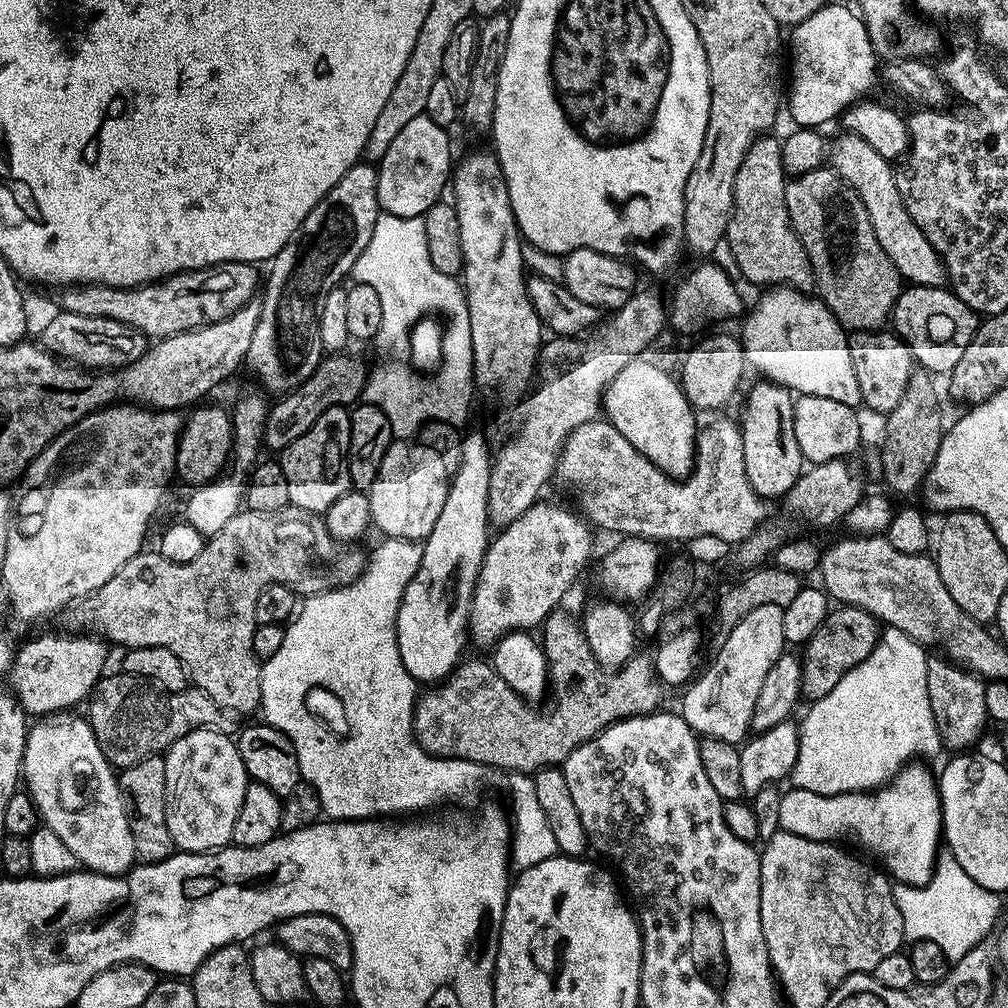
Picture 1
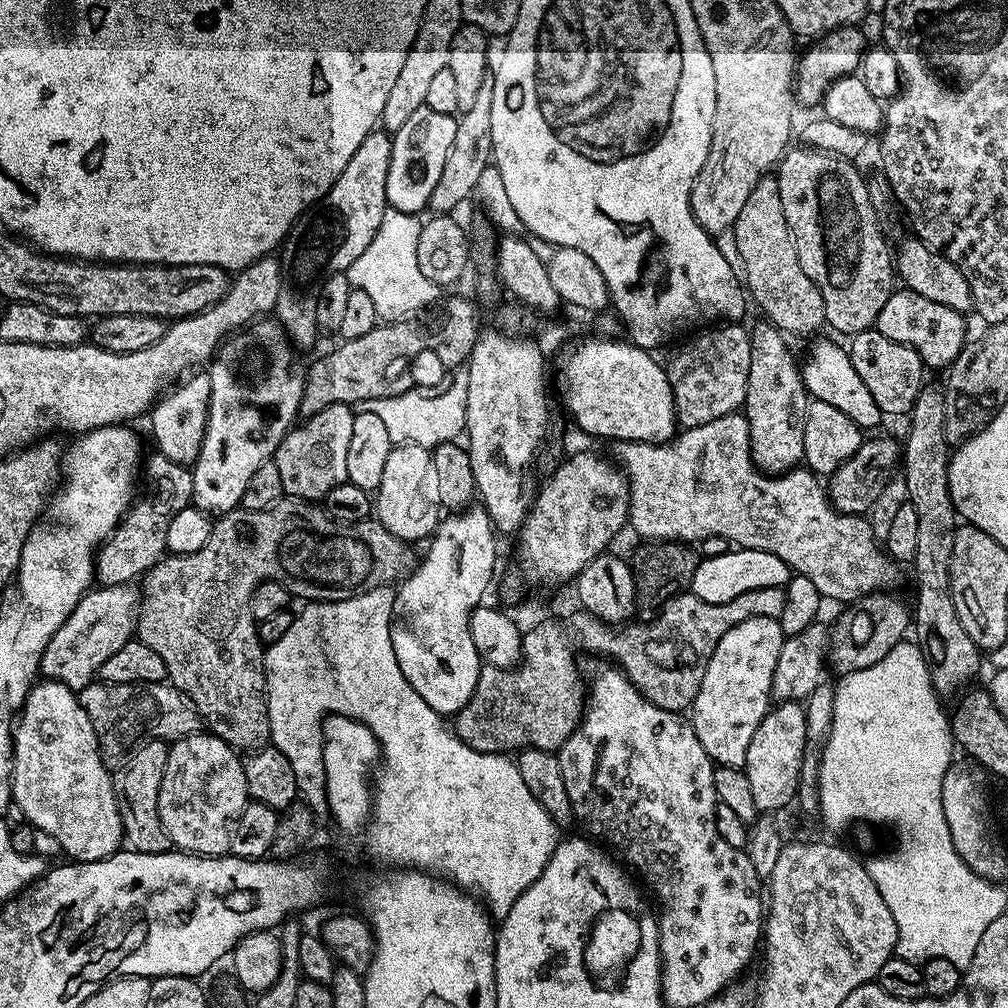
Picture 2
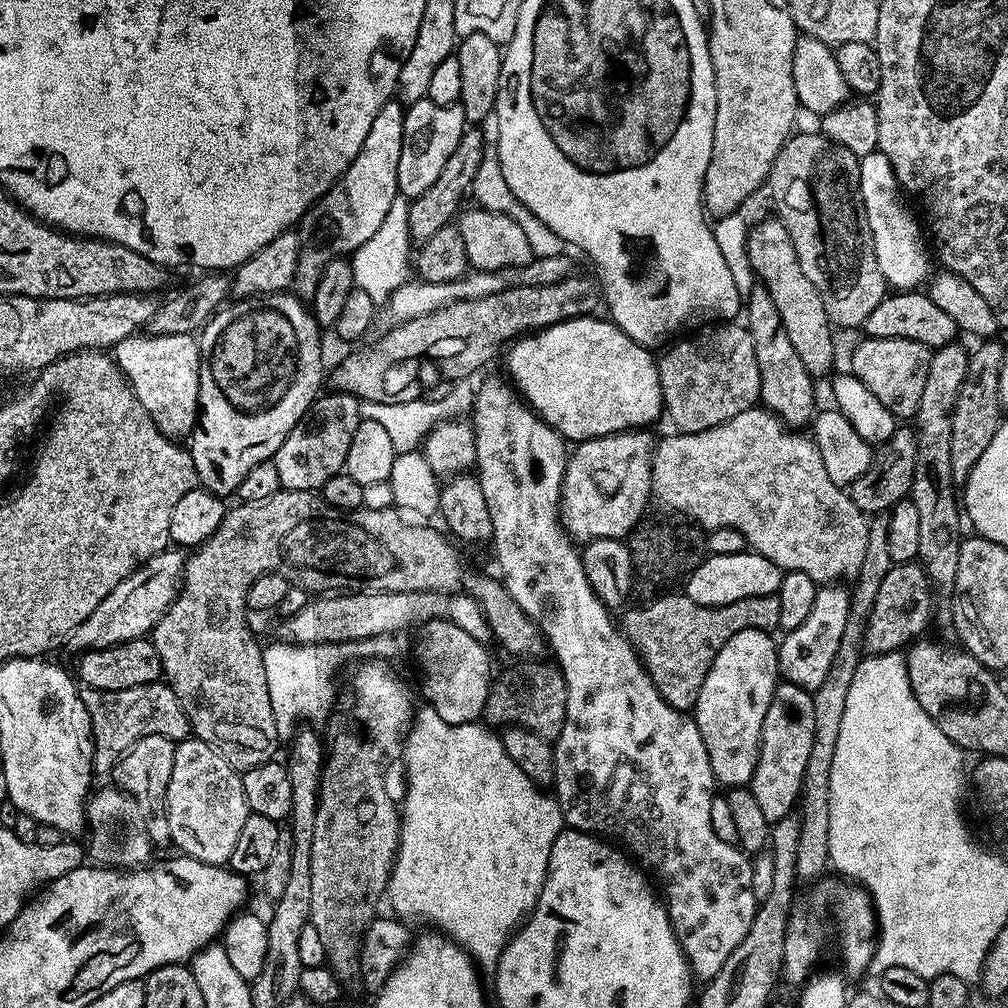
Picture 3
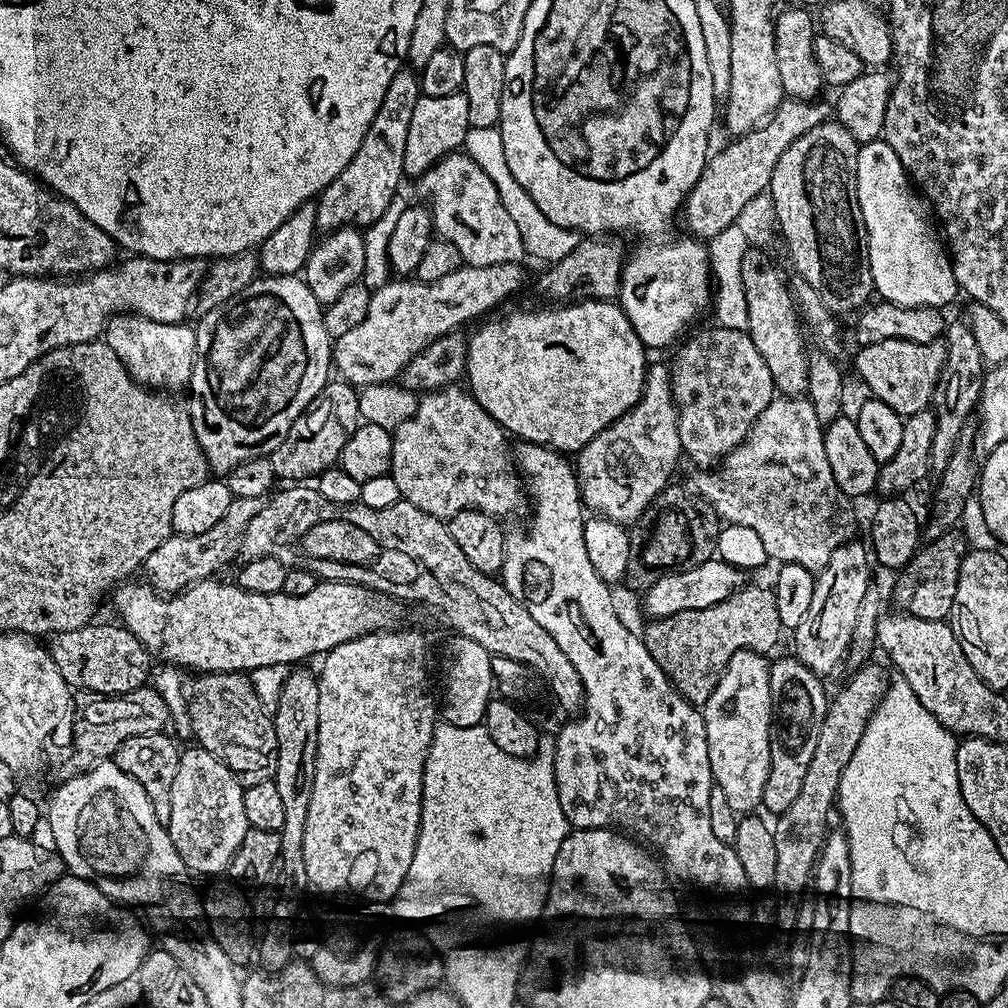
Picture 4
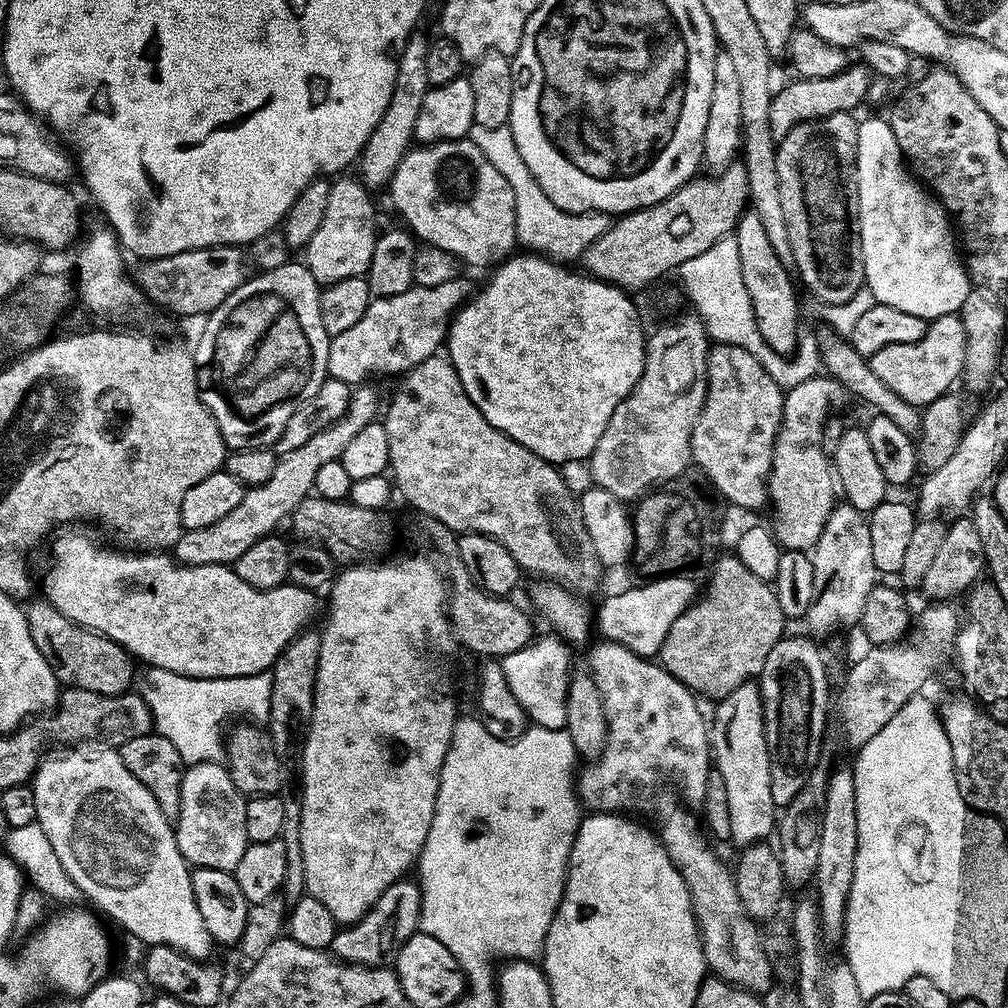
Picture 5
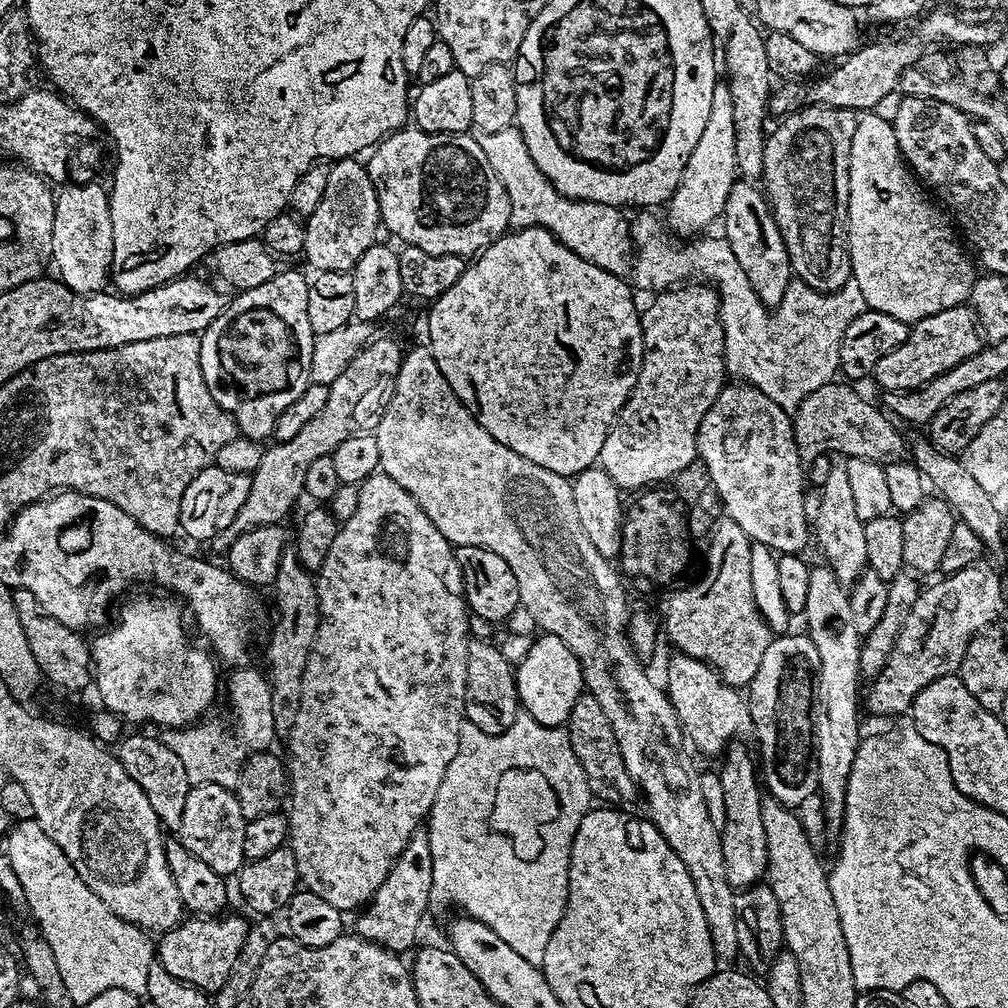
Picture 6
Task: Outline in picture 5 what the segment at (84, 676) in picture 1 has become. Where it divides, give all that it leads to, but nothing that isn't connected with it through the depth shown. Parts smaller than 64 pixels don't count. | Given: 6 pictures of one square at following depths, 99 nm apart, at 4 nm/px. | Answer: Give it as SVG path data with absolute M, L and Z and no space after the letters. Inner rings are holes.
M356 386L352 388L352 396L348 399L348 409L338 422L334 422L326 430L314 434L310 442L298 446L298 450L285 452L277 459L274 466L274 474L262 482L262 486L254 486L245 491L242 502L226 514L226 518L218 518L214 526L202 526L190 528L184 531L178 538L174 549L174 555L182 564L226 564L235 565L236 559L250 550L254 542L258 542L264 536L271 536L277 531L280 523L287 521L295 512L298 505L309 499L314 489L314 478L318 475L318 466L326 462L339 460L342 450L354 439L354 434L362 430L362 426L373 423L377 419L376 407L380 400L376 392L369 386Z

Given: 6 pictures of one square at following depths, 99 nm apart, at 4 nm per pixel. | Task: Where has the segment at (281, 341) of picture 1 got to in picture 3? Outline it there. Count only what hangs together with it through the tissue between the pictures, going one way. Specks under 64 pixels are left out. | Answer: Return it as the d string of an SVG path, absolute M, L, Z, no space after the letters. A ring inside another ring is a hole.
M393 98L374 114L374 122L370 126L370 131L366 134L366 142L362 142L362 150L354 154L354 162L346 166L346 170L326 190L326 194L320 197L300 219L298 225L298 270L294 270L294 282L292 288L295 295L301 300L311 301L313 294L316 293L318 278L322 278L322 270L332 260L347 257L355 252L358 246L370 242L370 238L382 226L382 221L390 211L390 202L398 198L398 161L402 155L402 134L404 133L404 114L406 108L399 99Z

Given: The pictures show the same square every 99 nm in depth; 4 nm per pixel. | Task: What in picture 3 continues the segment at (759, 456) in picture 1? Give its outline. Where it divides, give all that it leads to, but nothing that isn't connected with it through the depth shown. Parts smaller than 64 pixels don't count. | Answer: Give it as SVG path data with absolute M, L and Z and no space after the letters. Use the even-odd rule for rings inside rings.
M753 283L750 294L746 297L746 327L753 336L754 353L761 372L761 392L759 403L769 412L780 417L783 424L793 430L804 430L811 425L817 411L816 388L814 377L802 366L798 353L786 335L786 326L774 306L774 298L764 289L764 285Z

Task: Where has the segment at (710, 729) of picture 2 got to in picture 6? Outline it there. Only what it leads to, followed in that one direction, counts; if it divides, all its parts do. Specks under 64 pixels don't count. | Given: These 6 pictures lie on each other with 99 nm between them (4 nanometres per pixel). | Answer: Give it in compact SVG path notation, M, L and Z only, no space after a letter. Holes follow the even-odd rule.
M736 742L727 749L723 757L724 765L718 768L722 782L722 794L726 798L726 822L720 833L722 842L722 858L726 860L726 882L733 890L743 890L761 883L768 870L768 851L766 850L766 826L762 826L762 780L758 775L758 764L748 753L748 748L741 742Z

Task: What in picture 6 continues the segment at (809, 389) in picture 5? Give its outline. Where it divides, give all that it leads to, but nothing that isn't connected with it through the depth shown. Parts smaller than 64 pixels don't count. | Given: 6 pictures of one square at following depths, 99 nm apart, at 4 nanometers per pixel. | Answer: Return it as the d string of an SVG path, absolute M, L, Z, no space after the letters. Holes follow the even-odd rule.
M833 382L814 390L814 394L810 394L794 409L795 438L800 455L809 458L809 456L818 455L820 451L826 452L830 448L838 450L844 446L848 454L859 454L864 460L894 462L901 459L906 452L906 440L903 433L898 432L882 408L880 410L866 400L853 389L855 388L853 385L846 382L840 383Z

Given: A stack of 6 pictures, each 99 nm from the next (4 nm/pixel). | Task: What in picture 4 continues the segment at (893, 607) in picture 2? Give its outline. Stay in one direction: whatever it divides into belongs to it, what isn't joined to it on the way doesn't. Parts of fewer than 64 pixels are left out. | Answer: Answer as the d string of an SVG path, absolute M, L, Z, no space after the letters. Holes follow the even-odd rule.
M953 530L925 543L920 551L914 554L911 562L899 569L896 589L892 596L899 611L927 620L943 620L951 613L956 602L958 574L966 551L964 540L958 533L959 531Z

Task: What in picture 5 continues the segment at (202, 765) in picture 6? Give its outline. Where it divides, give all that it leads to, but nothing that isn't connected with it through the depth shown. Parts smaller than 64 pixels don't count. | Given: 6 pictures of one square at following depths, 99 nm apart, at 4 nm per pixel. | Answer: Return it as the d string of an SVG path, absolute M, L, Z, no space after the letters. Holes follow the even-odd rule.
M150 666L144 671L142 682L138 684L138 695L147 704L151 712L153 729L159 736L169 739L173 743L179 757L186 766L204 763L217 763L224 756L224 729L222 725L232 718L246 718L251 711L260 710L260 692L252 692L252 680L260 680L260 672L256 675L238 675L234 678L222 679L192 679L189 676L174 674L173 671L161 667Z

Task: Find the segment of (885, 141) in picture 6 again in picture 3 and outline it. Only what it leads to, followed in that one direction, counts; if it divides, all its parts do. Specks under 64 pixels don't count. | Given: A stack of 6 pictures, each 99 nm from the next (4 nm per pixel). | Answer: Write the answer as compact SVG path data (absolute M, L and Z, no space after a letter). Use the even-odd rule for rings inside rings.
M877 150L859 157L859 161L860 193L866 210L866 222L870 222L874 238L874 254L878 258L878 270L882 270L885 285L896 290L919 289L930 276L928 252L924 249L926 236L922 231L921 221L915 211L912 213L904 205L905 197L890 166L890 158L886 158L886 154Z

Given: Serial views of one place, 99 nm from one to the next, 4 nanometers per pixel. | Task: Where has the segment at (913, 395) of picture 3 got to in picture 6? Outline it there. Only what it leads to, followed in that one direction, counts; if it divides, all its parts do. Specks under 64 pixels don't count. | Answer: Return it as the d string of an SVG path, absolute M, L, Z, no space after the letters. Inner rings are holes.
M971 307L947 308L911 325L906 342L902 342L898 350L890 350L886 358L878 358L878 366L874 366L871 379L876 380L877 386L884 388L885 393L909 392L938 378L938 374L946 374L946 370L958 366L962 358L970 358L970 354L977 352L980 347L982 333Z

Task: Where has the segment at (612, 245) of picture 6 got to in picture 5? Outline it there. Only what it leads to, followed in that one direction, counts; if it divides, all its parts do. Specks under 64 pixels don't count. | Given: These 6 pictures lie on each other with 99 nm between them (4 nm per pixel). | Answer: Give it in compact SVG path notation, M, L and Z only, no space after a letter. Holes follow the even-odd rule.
M472 124L467 139L474 142L482 154L486 155L490 164L494 166L502 178L510 183L514 193L515 234L517 243L531 253L547 256L548 259L568 264L583 257L586 249L595 242L608 228L609 217L605 213L571 213L564 212L554 206L547 198L545 191L538 186L538 182L530 174L522 156L517 152L514 144L513 132L507 125L487 129L486 126Z

